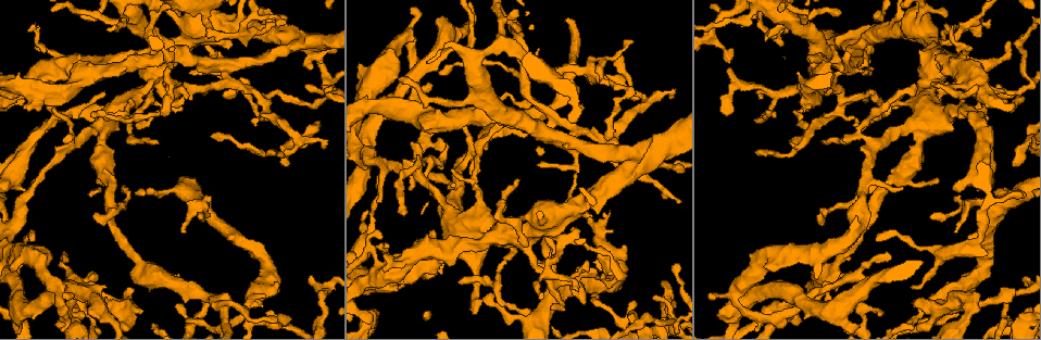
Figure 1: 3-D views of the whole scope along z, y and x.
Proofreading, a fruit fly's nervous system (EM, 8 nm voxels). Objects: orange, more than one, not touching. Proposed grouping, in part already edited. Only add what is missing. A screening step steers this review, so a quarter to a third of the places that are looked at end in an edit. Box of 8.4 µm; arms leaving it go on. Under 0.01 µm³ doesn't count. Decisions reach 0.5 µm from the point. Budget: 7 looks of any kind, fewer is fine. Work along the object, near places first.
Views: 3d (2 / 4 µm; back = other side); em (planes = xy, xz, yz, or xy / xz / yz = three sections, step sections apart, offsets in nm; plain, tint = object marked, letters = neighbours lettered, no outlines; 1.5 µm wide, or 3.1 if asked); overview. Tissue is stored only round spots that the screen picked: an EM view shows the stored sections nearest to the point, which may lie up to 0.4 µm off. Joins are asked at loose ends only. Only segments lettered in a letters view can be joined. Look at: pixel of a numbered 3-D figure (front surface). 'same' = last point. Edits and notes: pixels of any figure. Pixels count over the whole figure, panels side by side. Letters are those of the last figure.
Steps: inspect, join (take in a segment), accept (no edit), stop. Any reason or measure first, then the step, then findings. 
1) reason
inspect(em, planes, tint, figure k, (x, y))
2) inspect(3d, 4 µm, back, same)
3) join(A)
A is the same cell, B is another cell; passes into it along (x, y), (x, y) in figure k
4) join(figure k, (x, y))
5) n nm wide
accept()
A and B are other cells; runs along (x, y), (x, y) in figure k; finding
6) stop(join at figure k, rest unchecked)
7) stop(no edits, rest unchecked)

free end
inspect(em, planes, letters, figure 1, (442, 17))

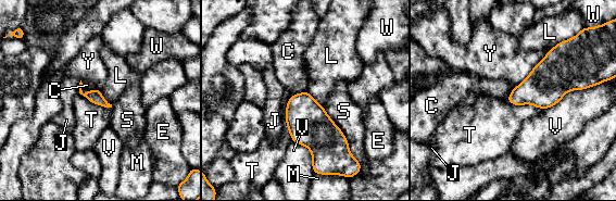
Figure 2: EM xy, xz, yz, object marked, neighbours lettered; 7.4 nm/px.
S touches over 440 nm
accept()
C, E, J, L, M, S, T, V, W and Y are other cells; border along (99, 88), (102, 96), (112, 104) in figure 2; no lettered segment goes on from it

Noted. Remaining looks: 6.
thin end
inspect(em, planes, letters, figure 1, (440, 72))

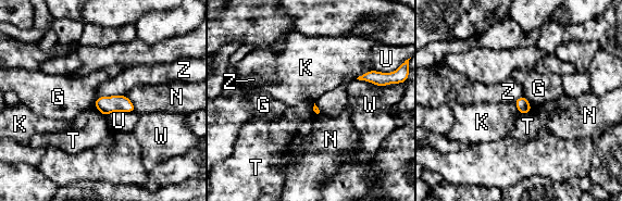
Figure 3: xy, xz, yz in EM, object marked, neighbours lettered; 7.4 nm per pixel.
accept()
G, K, N, T, U, W and Z are other cells; border along (372, 68), (356, 78) in figure 3; no lettered segment goes on from it

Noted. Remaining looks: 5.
an open end
inspect(em, xz, step 4, tint, figure 1, (756, 152))

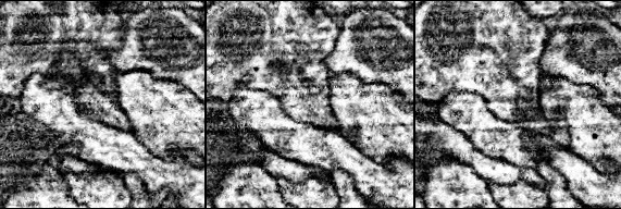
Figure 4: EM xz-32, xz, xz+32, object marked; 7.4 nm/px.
inspect(em, planes, tint, same)

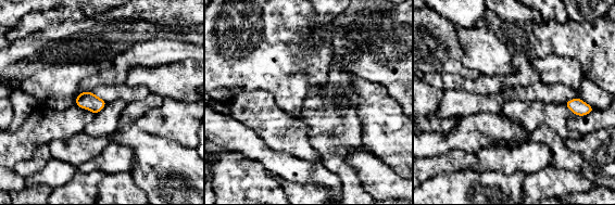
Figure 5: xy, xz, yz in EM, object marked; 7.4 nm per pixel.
what lies round it
inspect(em, planes, letters, same)

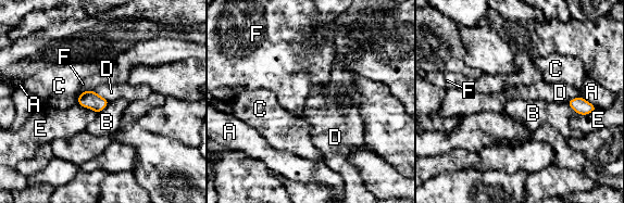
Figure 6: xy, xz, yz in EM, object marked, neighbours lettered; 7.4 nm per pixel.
E touches over 170 nm
accept()
A, B, C, D, E and F are other cells; none of them fits

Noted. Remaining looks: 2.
stop(no edits, rest unchecked)

